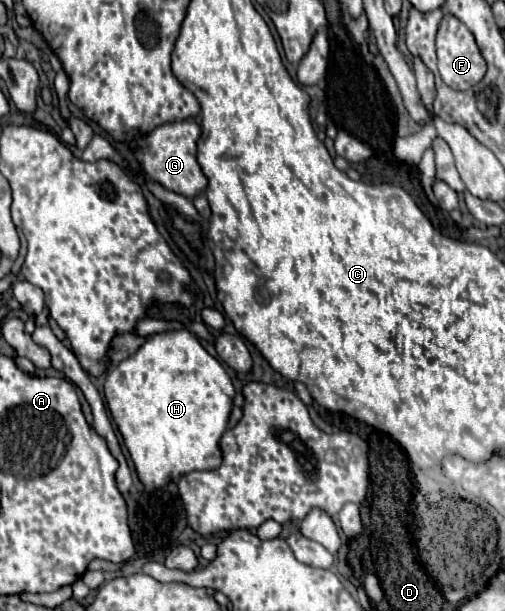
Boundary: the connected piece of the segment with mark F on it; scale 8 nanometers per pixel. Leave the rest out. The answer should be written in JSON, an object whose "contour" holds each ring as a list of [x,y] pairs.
{"contour":[[[444,17],[444,21],[440,23],[438,35],[436,35],[436,49],[438,49],[438,71],[440,71],[442,81],[448,87],[456,91],[468,91],[470,87],[474,87],[476,83],[484,79],[488,65],[476,45],[472,31],[456,17]]]}

